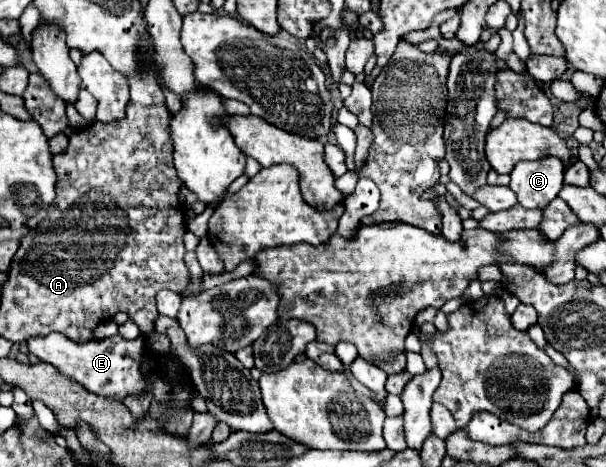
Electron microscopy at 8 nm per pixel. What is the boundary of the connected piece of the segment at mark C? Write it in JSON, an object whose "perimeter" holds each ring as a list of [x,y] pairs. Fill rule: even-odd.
{"perimeter":[[[539,157],[539,161],[519,161],[511,171],[509,187],[527,209],[545,209],[563,187],[565,165],[557,157]]]}

